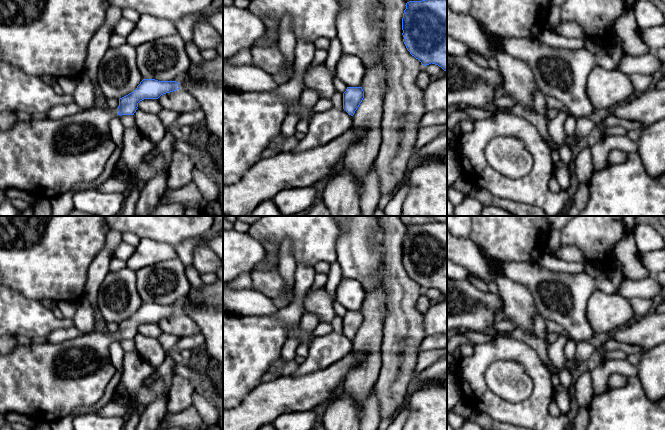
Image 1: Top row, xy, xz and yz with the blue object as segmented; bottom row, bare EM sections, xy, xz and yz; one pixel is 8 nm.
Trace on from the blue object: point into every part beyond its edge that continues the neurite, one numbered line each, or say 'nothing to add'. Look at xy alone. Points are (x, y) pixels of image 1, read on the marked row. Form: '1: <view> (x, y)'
1: xy (45, 157)

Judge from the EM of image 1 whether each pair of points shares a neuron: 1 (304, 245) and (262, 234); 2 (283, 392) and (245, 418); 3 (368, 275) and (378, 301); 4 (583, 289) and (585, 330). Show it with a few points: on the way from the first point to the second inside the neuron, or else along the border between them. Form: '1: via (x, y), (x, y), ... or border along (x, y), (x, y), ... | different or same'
1: via (294, 235), (292, 233), (272, 233) | same
2: via (274, 398), (254, 411) | same
3: border along (380, 267), (377, 285), (371, 290), (365, 291) | different
4: via (579, 299), (579, 320) | same

